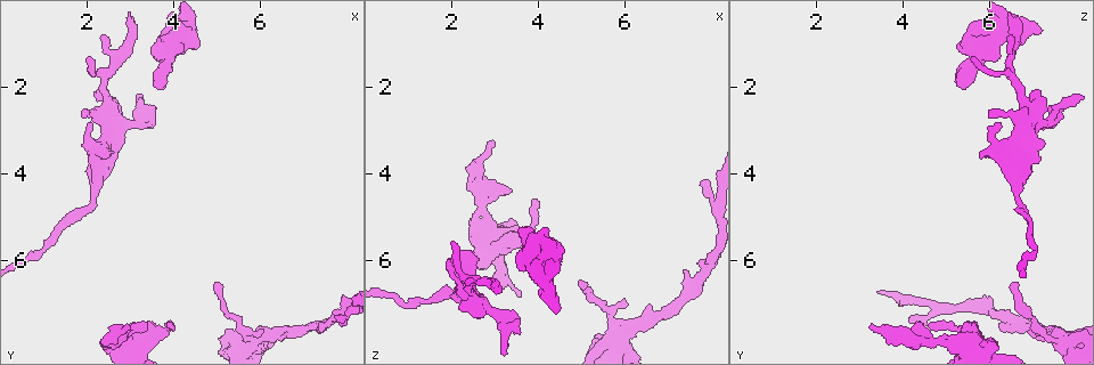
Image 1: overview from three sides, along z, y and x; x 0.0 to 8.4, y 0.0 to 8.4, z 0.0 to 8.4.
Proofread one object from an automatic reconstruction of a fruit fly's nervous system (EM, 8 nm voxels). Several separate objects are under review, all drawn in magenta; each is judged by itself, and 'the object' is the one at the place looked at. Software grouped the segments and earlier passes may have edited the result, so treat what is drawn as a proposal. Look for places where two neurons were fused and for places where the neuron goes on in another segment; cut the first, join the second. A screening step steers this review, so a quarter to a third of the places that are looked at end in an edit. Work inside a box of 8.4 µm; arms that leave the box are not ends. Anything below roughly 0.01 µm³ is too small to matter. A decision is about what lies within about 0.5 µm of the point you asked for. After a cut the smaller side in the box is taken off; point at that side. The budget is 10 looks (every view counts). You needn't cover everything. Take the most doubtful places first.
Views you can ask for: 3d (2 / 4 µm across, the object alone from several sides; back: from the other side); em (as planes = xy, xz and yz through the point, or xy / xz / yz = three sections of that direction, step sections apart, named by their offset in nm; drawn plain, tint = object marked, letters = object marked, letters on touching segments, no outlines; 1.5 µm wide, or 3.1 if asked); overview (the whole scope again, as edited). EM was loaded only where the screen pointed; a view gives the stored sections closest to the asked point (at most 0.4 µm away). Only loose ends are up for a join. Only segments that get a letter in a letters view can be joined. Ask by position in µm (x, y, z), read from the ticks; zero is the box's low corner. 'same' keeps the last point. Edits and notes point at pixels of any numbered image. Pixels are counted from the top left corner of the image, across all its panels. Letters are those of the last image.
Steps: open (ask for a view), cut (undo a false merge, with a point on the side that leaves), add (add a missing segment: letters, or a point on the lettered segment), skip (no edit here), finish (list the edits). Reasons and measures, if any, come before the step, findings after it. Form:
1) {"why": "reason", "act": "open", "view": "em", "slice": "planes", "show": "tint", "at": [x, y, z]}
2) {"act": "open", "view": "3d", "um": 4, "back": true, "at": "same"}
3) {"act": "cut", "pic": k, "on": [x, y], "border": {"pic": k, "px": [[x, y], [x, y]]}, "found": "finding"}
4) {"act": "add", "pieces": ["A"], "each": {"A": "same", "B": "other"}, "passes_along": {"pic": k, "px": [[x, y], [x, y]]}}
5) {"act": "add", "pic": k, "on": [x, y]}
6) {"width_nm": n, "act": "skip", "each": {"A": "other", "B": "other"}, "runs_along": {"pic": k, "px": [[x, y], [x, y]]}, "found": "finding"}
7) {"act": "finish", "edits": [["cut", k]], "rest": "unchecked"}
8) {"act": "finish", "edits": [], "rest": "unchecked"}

{"why": "branch stops here", "act": "open", "view": "3d", "um": 2, "at": [3.60, 2.10, 5.40]}

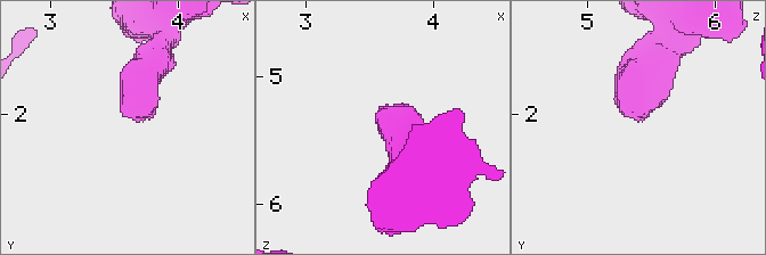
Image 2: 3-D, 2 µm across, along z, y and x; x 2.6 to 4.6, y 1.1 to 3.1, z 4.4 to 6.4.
{"act": "open", "view": "em", "slice": "planes", "show": "letters", "at": [3.62, 2.04, 5.38]}

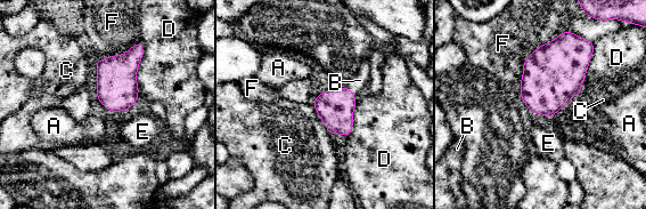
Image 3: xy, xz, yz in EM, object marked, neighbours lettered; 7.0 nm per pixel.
{"width_nm": 180, "act": "add", "pieces": ["B"], "each": {"A": "other", "B": "same", "C": "other", "D": "other", "E": "other", "F": "other"}, "passes_along": {"pic": 3, "px": [[335, 107], [350, 90], [360, 80]]}, "found": "it goes on there"}

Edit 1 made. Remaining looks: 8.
{"why": "an open end", "act": "open", "view": "em", "slice": "planes", "show": "plain", "at": [7.75, 7.25, 4.20]}

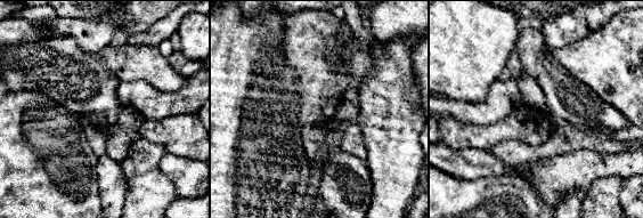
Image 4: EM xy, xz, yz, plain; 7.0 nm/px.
{"act": "open", "view": "em", "slice": "planes", "show": "letters", "at": "same"}

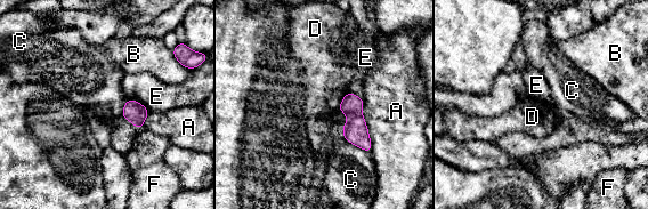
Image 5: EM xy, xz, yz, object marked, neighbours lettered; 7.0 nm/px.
{"longest_contact_nm": ["A", 380], "act": "skip", "each": {"A": "other", "B": "other", "C": "other", "D": "other", "E": "other", "F": "other"}, "border": {"pic": 5, "px": [[128, 98], [138, 101], [150, 111]]}, "found": "no lettered segment goes on from it"}

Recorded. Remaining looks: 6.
{"why": "a fork", "act": "open", "view": "em", "slice": "planes", "show": "plain", "at": [2.50, 2.95, 6.85]}

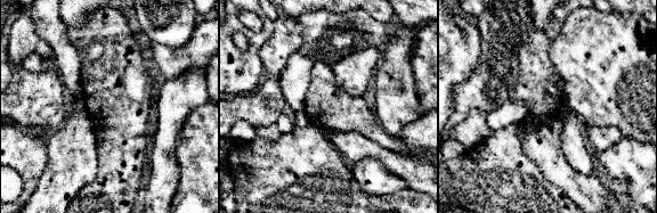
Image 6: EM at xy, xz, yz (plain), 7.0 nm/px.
{"act": "open", "view": "em", "slice": "planes", "show": "letters", "at": "same"}

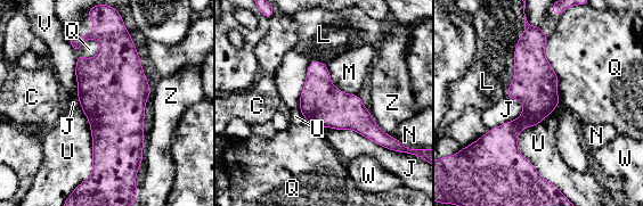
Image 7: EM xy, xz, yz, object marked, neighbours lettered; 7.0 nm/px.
{"longest_contact_nm": ["U", 550], "act": "skip", "each": {"C": "other", "J": "other", "L": "other", "M": "other", "N": "other", "Q": "other", "U": "other", "V": "other", "W": "other", "Z": "other"}, "runs_along": {"pic": 7, "px": [[540, 36], [534, 109], [512, 131], [528, 166]]}, "found": "all the same neuron"}

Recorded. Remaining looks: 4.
{"why": "free end", "act": "open", "view": "em", "slice": "planes", "show": "tint", "at": [7.40, 7.45, 6.25]}

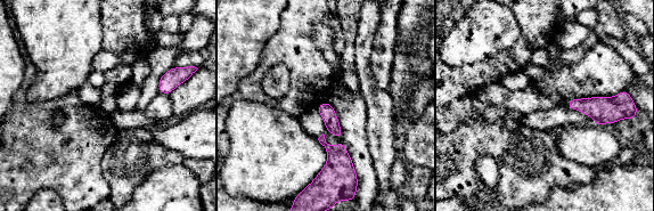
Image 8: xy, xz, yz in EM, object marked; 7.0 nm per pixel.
{"why": "see the neighbours", "act": "open", "view": "em", "slice": "planes", "show": "letters", "at": "same"}

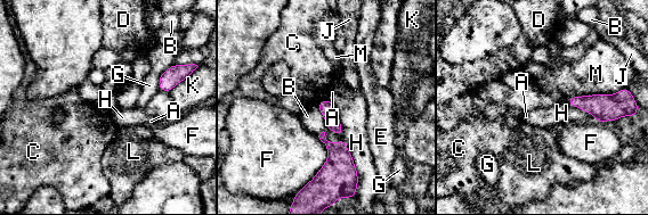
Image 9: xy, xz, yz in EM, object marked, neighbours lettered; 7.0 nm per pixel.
{"act": "skip", "each": {"A": "other", "B": "other", "C": "other", "D": "other", "E": "other", "F": "other", "G": "other", "H": "other", "J": "other", "K": "other", "L": "other", "M": "other"}, "found": "no lettered segment goes on from it"}

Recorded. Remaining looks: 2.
{"act": "finish", "edits": [["add", 3]], "rest": "unchecked"}

